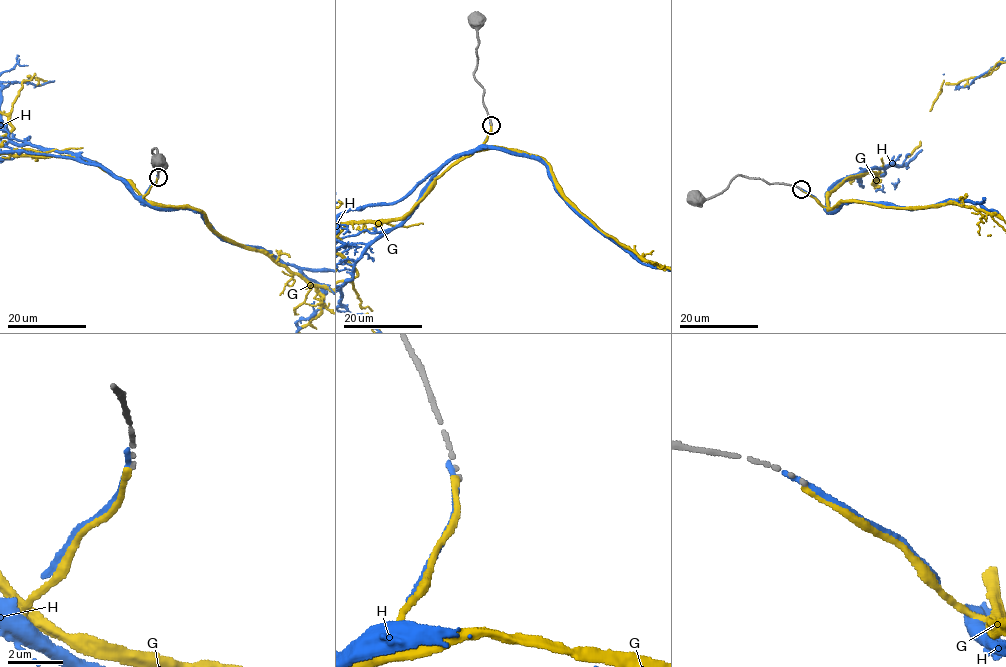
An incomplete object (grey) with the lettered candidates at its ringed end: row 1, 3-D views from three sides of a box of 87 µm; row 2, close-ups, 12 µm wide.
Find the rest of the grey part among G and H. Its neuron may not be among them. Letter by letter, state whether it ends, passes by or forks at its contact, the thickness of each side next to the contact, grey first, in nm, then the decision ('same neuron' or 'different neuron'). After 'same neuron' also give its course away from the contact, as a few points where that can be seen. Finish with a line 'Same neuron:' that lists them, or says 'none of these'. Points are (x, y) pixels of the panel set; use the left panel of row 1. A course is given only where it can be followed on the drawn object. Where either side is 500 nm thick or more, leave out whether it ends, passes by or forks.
G: it ends; calibres 120 and 190 nm; different neuron
H: it ends; calibres 160 and 200 nm; different neuron
Same neuron: none of these

